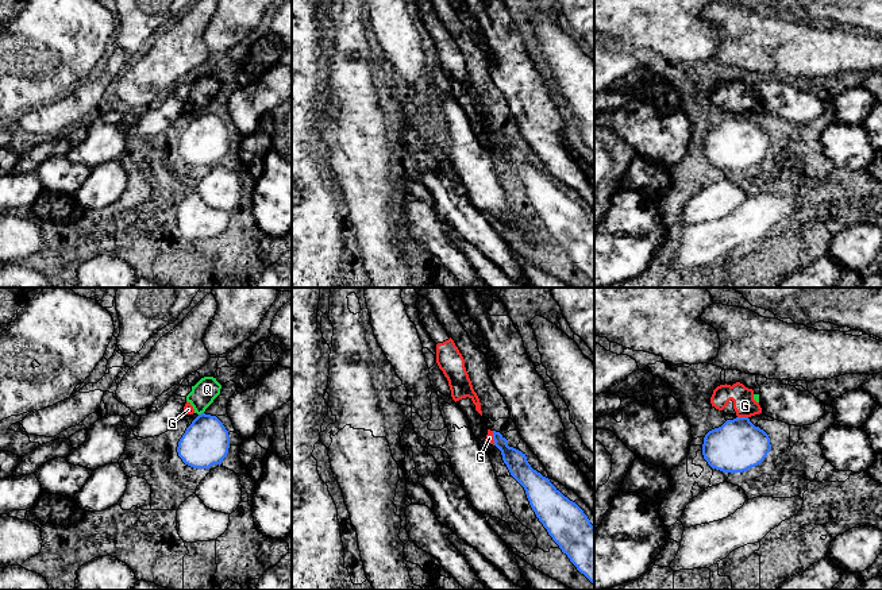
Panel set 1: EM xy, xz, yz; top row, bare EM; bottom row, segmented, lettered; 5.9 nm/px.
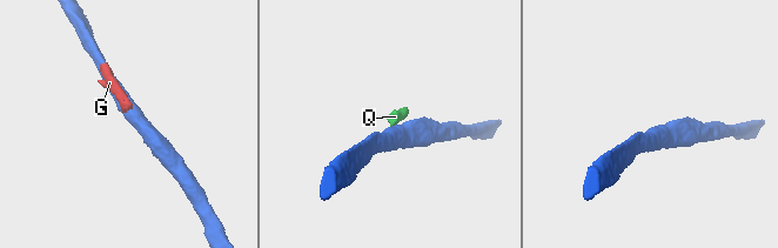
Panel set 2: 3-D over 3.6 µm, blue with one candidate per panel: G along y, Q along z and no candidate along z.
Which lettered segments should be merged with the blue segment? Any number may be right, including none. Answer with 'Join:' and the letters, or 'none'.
Join: none

